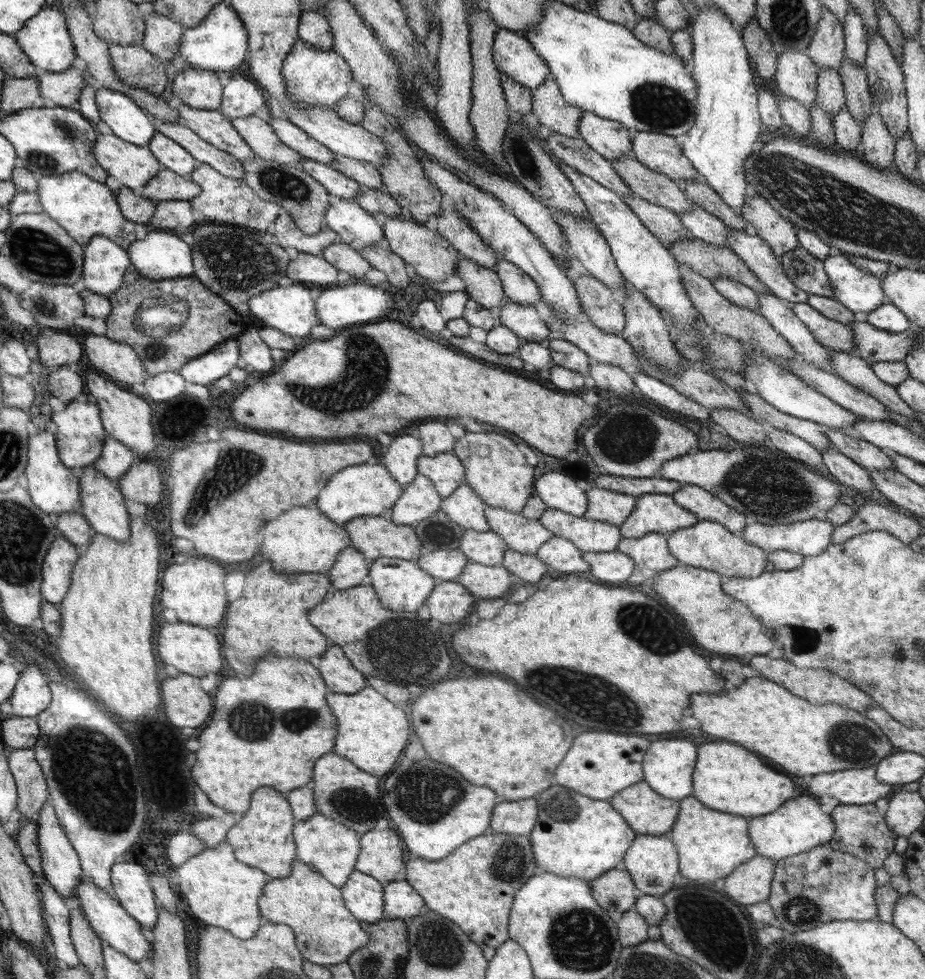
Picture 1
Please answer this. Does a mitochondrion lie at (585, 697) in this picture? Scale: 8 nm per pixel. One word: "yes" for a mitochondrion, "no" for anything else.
yes

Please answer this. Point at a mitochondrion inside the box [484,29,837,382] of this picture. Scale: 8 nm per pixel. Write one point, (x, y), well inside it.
(660, 107)

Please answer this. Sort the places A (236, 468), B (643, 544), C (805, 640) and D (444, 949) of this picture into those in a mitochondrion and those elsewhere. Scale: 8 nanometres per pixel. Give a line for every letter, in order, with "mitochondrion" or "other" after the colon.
A: mitochondrion
B: other
C: mitochondrion
D: mitochondrion

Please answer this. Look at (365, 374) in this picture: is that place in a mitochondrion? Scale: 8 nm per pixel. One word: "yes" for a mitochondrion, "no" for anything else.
yes

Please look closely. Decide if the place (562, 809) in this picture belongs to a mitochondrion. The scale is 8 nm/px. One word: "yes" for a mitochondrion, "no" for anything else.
yes

